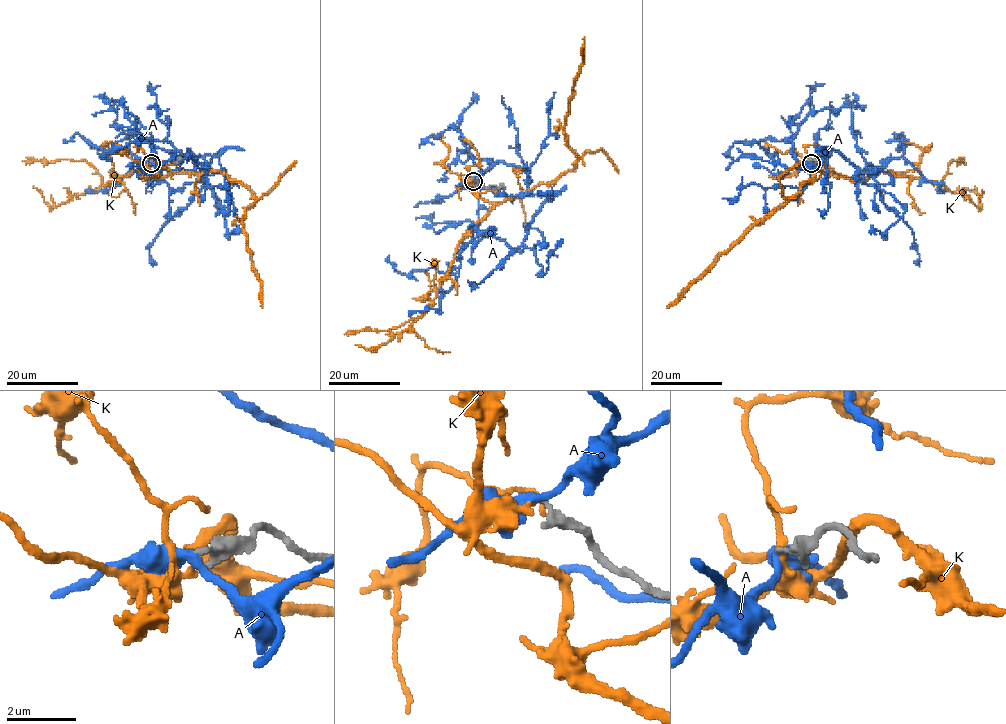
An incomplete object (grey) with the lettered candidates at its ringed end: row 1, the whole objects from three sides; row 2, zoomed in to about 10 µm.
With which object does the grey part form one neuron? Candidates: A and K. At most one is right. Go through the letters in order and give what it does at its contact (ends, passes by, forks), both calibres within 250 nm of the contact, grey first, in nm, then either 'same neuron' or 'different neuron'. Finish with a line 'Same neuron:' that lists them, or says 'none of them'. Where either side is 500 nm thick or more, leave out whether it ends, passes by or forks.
A: it passes by | 140/340 nm | different neuron
K: it ends | 140/180 nm | different neuron
Same neuron: none of them

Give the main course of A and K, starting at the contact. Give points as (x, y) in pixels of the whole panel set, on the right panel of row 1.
A: (807, 161), (791, 151), (802, 166), (839, 151), (876, 175), (867, 166), (900, 157), (904, 136), (885, 141)
K: (808, 161), (812, 164), (817, 158), (833, 171), (815, 170), (814, 175), (798, 191), (758, 219), (666, 306)

